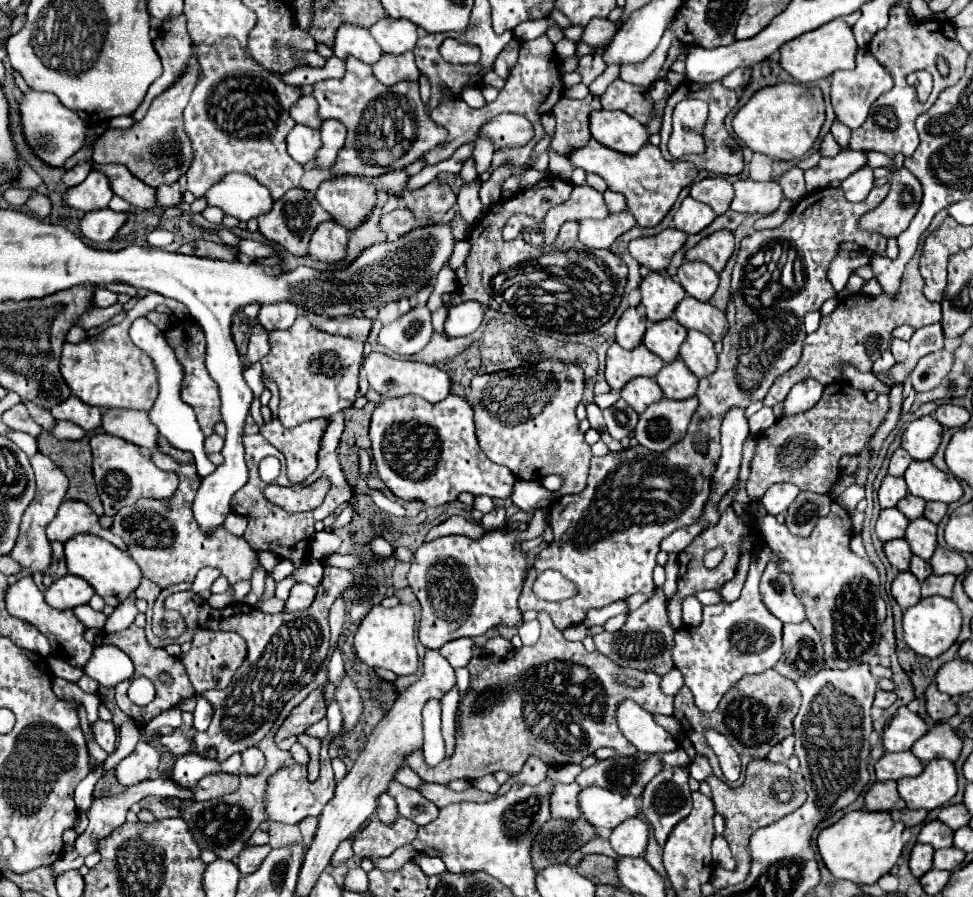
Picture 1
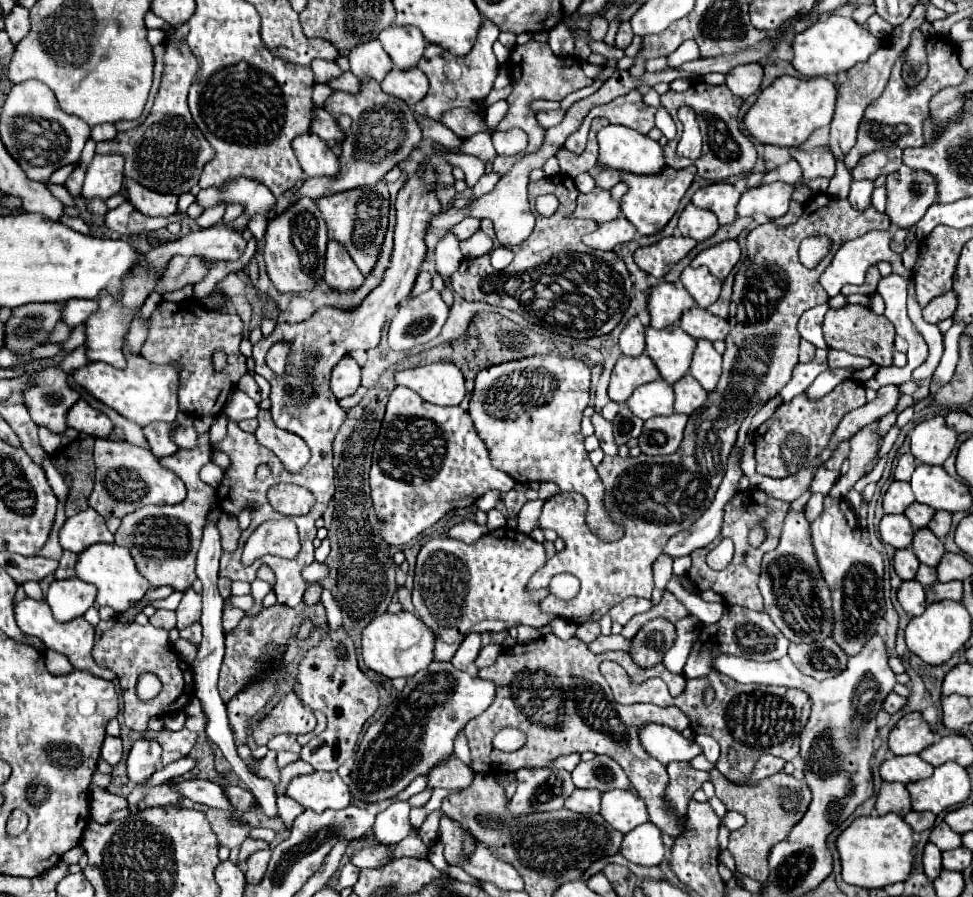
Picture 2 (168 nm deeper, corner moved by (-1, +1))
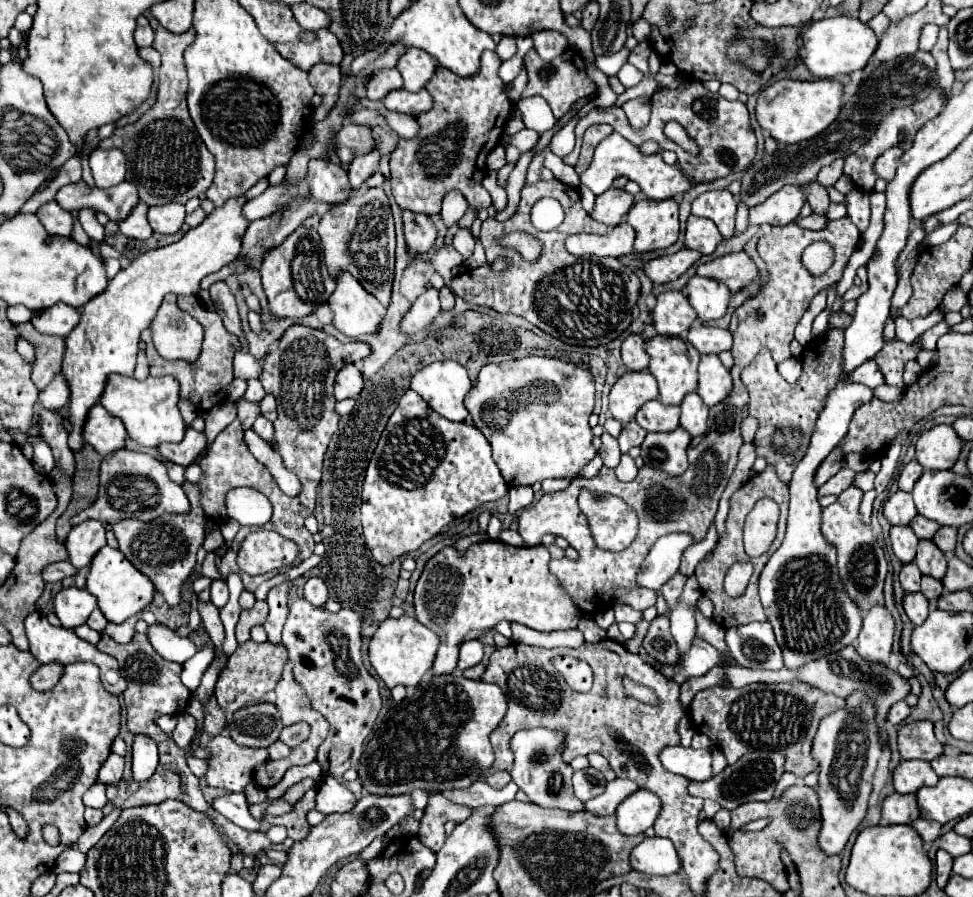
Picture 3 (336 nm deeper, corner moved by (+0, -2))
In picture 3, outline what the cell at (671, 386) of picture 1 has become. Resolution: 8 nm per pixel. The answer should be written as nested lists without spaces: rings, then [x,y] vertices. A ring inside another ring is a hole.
[[[696,392],[688,394],[682,404],[682,416],[680,416],[680,426],[690,434],[690,436],[704,436],[708,432],[706,420],[708,420],[708,406],[700,400]]]

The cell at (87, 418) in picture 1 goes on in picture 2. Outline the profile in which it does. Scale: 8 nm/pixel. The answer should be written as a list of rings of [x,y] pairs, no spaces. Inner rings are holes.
[[[79,399],[69,409],[67,425],[81,431],[81,433],[93,435],[93,437],[107,437],[113,429],[113,423],[109,421],[109,417],[103,411],[93,409],[85,399]]]

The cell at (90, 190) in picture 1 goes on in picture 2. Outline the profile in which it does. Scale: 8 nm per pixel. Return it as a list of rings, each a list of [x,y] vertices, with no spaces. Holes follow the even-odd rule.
[[[95,155],[85,175],[83,197],[87,201],[107,201],[109,197],[121,191],[123,177],[123,161],[119,155]]]

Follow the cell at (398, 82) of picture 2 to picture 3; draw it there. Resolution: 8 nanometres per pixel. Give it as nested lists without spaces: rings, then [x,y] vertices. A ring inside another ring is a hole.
[[[396,90],[396,92],[390,92],[382,102],[388,110],[402,112],[402,114],[408,114],[408,116],[414,116],[414,118],[420,116],[422,112],[428,112],[434,104],[428,90],[424,90],[424,92]]]

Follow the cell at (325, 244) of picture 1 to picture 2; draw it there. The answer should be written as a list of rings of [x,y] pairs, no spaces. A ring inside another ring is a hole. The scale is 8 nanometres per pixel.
[[[337,241],[327,243],[327,253],[325,253],[325,275],[323,281],[333,287],[333,289],[355,289],[363,283],[363,273],[357,269],[353,263],[351,255],[343,245],[337,245]]]

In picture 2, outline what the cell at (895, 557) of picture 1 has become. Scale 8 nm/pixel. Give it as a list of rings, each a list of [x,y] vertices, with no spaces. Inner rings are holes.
[[[905,547],[905,549],[895,551],[893,565],[895,565],[895,571],[901,579],[913,579],[917,573],[917,567],[919,567],[919,559],[911,551],[911,547]]]

